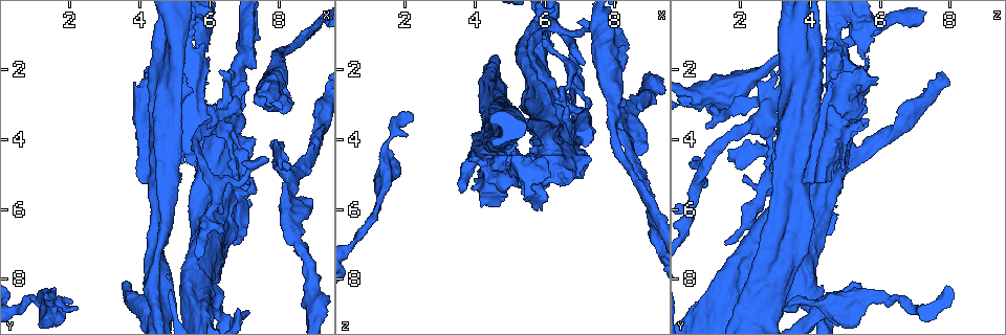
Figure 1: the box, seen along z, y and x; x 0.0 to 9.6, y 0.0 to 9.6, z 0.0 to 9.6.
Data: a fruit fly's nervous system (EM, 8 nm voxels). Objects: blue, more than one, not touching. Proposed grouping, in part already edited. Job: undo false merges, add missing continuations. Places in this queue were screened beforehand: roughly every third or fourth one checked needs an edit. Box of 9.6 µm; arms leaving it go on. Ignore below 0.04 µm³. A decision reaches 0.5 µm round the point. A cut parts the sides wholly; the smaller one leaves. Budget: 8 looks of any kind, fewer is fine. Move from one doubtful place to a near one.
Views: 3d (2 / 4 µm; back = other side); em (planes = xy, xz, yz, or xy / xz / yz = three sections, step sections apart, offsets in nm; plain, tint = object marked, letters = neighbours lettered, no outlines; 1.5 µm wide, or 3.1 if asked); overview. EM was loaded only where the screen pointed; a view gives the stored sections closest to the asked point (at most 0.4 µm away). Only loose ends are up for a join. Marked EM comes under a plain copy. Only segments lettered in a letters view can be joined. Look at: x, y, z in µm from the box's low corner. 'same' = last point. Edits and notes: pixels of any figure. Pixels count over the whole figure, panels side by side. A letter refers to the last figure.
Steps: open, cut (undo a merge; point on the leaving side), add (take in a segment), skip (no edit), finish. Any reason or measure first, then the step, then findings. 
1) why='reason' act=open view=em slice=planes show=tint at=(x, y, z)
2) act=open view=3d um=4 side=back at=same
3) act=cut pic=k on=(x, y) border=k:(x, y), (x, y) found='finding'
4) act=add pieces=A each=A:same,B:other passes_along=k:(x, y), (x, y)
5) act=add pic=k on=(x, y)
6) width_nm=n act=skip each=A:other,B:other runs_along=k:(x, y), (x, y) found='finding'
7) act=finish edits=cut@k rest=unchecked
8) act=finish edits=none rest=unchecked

why='an open end' act=open view=3d um=4 at=(6.45, 7.45, 4.15)

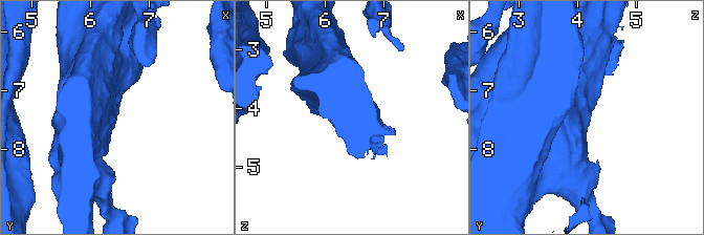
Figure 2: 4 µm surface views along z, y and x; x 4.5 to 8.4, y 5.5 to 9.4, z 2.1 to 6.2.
why='need the tissue' act=open view=em slice=planes show=letters at=(6.50, 7.45, 4.15)

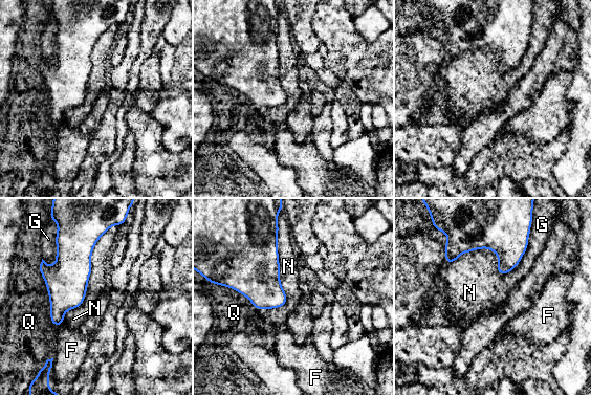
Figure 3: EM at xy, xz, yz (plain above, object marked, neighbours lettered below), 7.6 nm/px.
act=skip each=F:other,G:other,N:other,Q:other border=3:(88, 285), (63, 322) found='no lettered segment goes on from it'

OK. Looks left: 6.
why='free end' act=open view=em slice=planes show=letters at=(3.65, 8.30, 5.55)

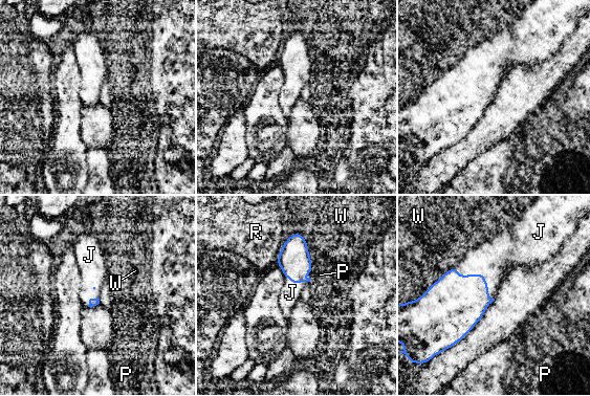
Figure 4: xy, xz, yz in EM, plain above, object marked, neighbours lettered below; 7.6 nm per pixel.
act=add pieces=J each=J:same,P:other,R:other,W:other passes_along=4:(462, 300), (481, 273), (489, 258) found='the neuron continues'

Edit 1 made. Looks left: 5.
why='see it whole again' act=open view=overview

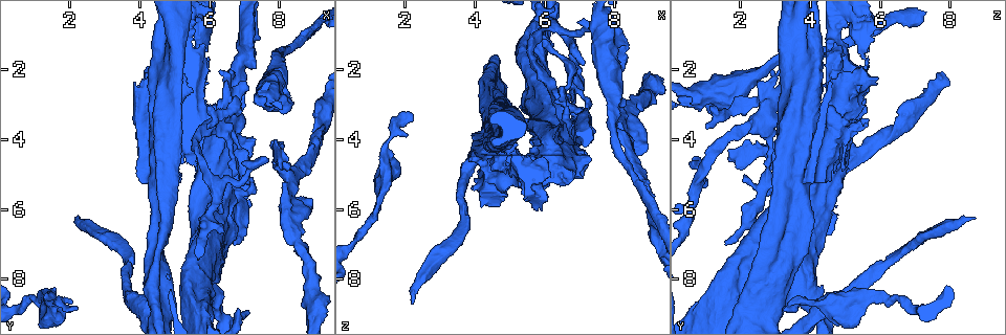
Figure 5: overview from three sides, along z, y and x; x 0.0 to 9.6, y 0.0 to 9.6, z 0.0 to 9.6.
why='thin end' act=open view=em slice=xz step=4 show=letters at=(2.25, 8.85, 3.20)

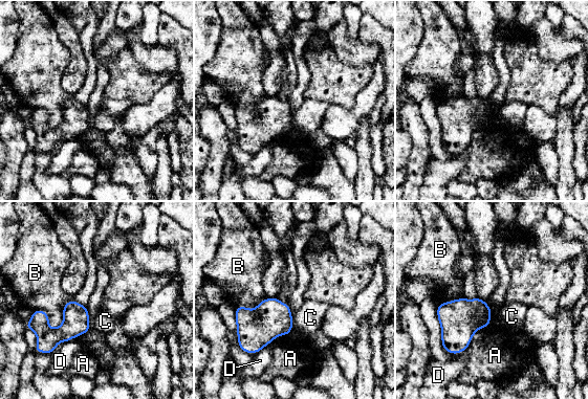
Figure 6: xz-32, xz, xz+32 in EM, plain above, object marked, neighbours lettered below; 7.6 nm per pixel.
width_nm=120 act=skip each=A:other,B:other,C:other,D:other border=6:(485, 301), (491, 323), (464, 350) found='none of them fits'

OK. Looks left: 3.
act=finish edits=add@4 rest=unchecked

